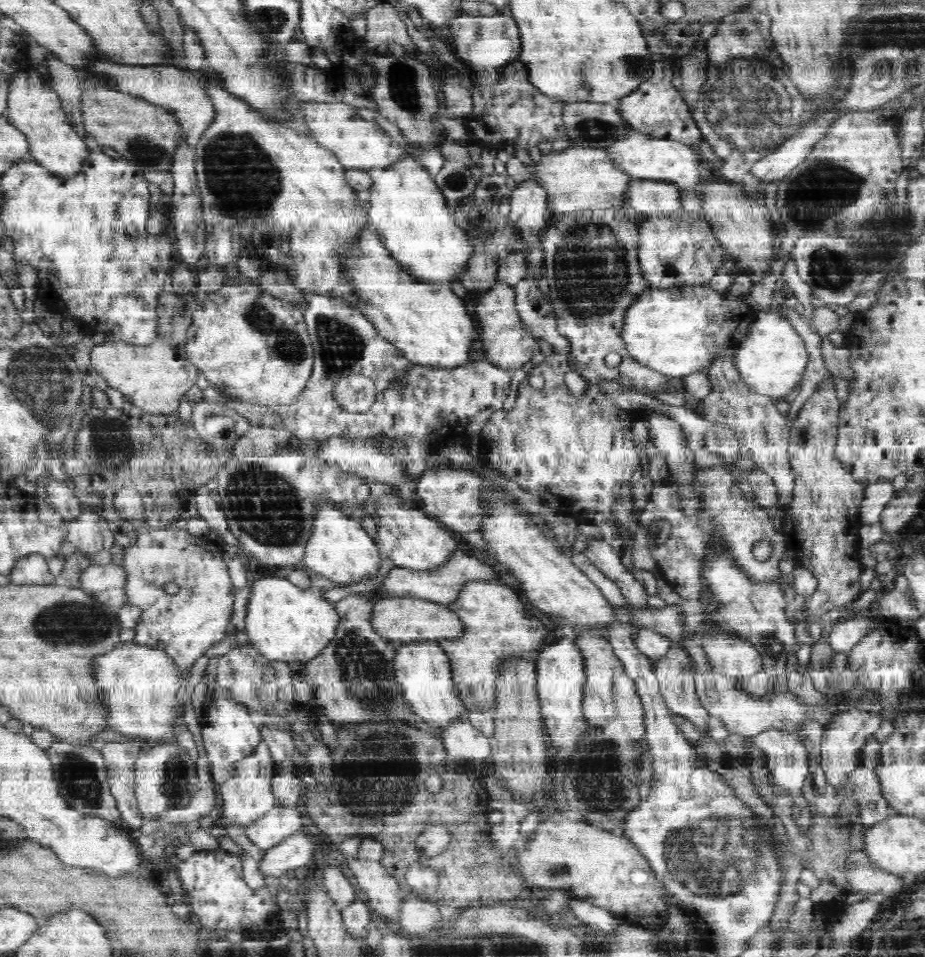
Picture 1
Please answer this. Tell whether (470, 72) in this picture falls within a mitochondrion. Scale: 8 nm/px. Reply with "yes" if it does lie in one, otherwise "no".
no

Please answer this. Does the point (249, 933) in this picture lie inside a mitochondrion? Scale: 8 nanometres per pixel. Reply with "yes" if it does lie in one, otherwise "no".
no

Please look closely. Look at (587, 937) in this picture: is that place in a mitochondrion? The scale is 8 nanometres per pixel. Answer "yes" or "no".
no

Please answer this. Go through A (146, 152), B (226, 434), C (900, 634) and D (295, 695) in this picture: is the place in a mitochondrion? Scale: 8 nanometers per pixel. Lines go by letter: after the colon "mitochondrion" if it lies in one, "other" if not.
A: mitochondrion
B: other
C: other
D: other

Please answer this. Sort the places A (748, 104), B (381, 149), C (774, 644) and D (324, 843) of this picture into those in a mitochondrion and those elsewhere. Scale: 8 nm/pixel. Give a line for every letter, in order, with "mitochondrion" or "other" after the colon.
A: mitochondrion
B: other
C: mitochondrion
D: other

